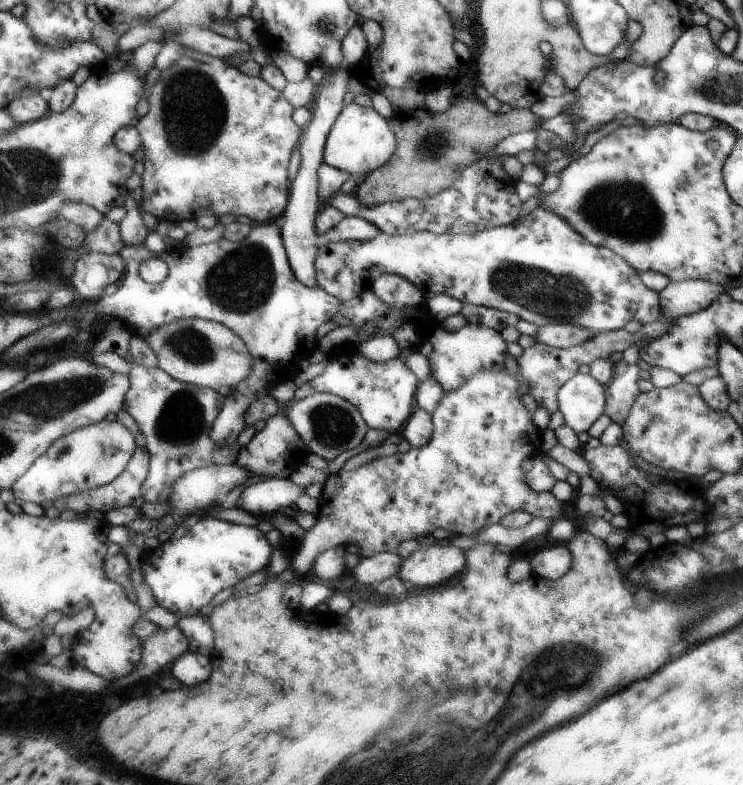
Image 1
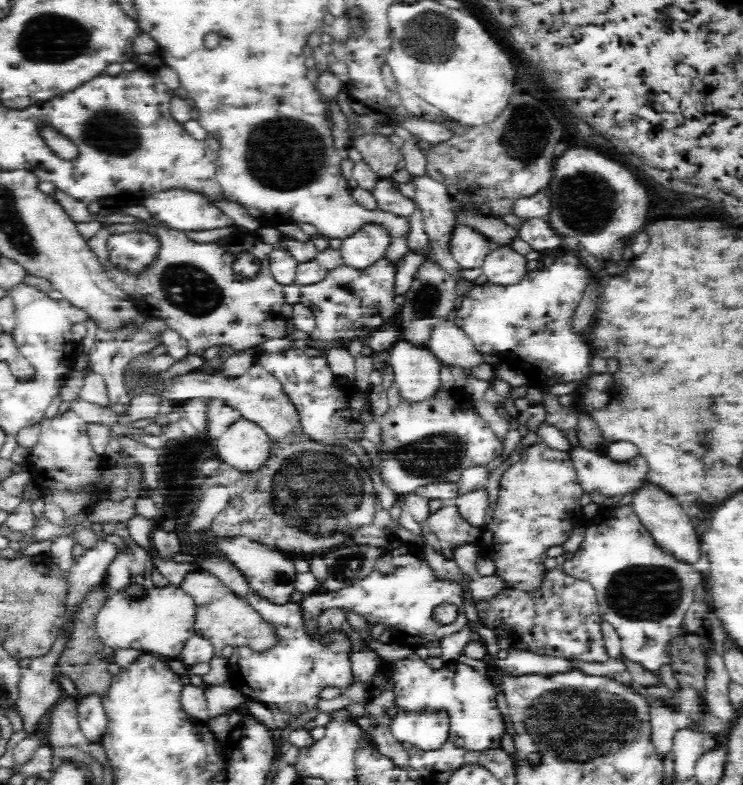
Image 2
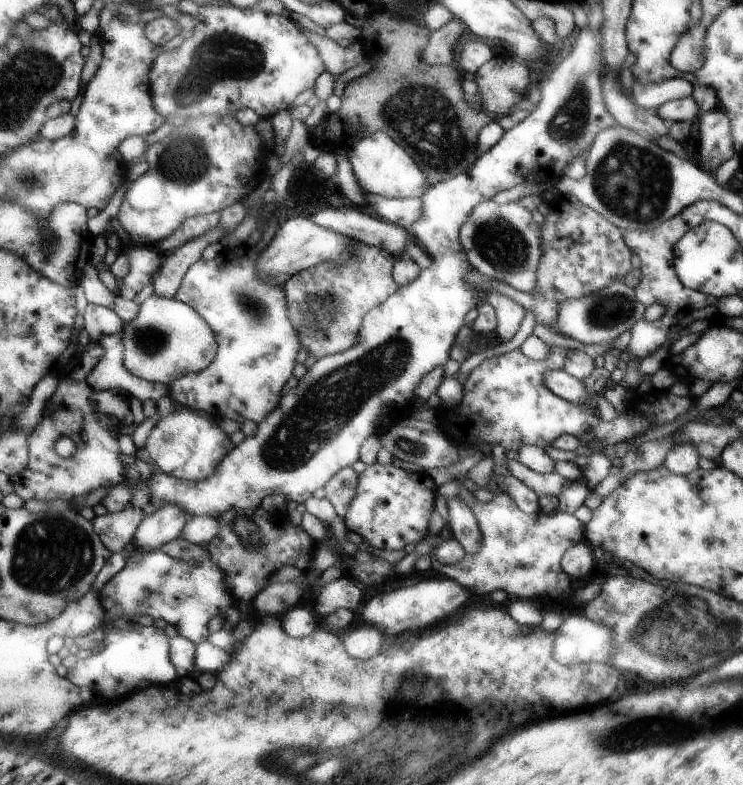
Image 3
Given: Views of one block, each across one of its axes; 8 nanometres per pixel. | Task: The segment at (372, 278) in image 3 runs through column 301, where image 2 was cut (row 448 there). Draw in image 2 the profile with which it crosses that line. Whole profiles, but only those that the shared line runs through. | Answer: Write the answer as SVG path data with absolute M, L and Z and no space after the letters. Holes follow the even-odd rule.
M258 362L238 378L226 378L222 372L202 370L172 378L162 392L162 400L174 404L194 398L224 400L228 406L236 408L244 420L264 428L272 440L270 458L258 472L242 474L228 464L222 464L216 474L206 478L200 490L212 486L226 486L230 490L230 502L212 522L214 536L244 536L270 550L288 554L290 558L304 558L310 554L324 556L328 552L326 548L332 550L346 542L350 530L372 522L376 512L376 492L368 470L358 462L360 458L356 458L352 450L310 442L302 434L298 414L282 392L282 384Z

